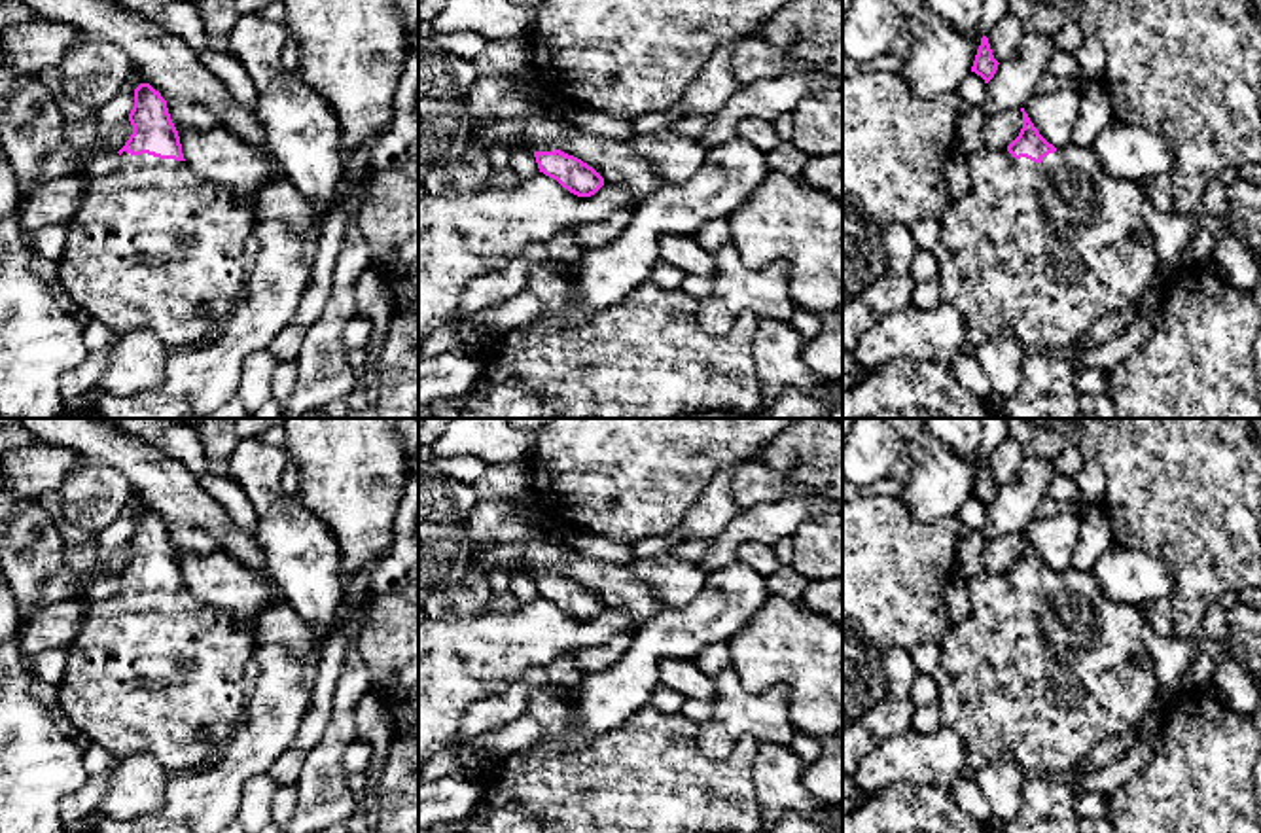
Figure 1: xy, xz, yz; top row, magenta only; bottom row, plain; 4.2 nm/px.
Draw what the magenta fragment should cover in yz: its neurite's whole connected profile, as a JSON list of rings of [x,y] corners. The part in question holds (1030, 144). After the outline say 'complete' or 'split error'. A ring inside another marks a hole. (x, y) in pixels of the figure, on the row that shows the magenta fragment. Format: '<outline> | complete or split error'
[[[1024,108],[1021,112],[1022,129],[1005,150],[983,148],[966,155],[969,191],[945,212],[933,250],[939,292],[941,301],[960,312],[968,346],[1011,337],[1028,352],[1062,354],[1072,350],[1098,318],[1138,307],[1146,286],[1159,275],[1159,256],[1142,216],[1146,197],[1138,182],[1111,176],[1092,146],[1055,148],[1038,133]]] | split error

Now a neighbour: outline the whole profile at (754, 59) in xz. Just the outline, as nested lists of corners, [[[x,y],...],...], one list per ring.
[[[750,36],[735,44],[731,57],[733,74],[740,85],[776,78],[793,66],[791,57],[771,42]]]

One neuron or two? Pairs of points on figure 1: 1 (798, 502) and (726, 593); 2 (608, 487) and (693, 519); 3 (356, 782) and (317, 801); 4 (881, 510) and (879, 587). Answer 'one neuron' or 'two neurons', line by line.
1: two neurons
2: two neurons
3: two neurons
4: one neuron

